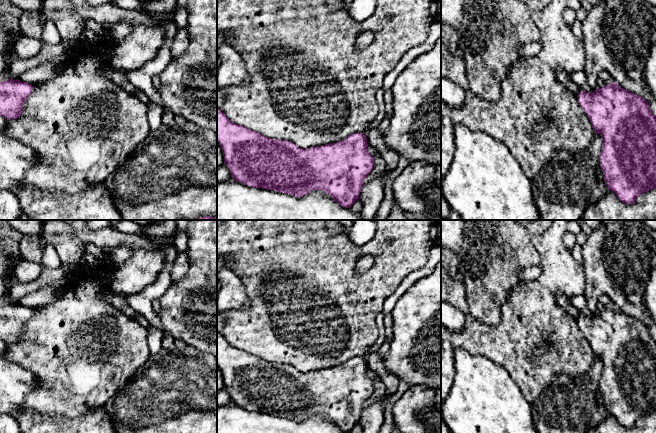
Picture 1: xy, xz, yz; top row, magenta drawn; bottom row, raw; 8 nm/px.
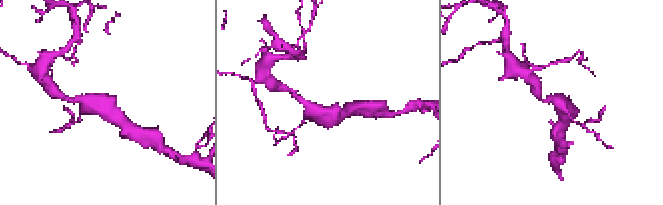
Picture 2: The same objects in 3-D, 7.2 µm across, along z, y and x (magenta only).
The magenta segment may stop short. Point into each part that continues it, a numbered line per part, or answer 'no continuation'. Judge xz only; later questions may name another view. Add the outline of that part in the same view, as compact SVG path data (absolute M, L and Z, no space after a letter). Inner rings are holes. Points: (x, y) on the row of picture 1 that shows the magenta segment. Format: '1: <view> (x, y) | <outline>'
no continuation

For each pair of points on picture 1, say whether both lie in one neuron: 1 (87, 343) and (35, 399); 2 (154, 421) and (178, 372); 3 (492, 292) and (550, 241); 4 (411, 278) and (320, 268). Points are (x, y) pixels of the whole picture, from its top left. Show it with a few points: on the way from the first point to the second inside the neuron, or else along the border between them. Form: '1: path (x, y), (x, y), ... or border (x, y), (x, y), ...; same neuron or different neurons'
1: path (77, 357), (49, 385); same neuron
2: path (164, 409), (178, 395), (178, 384); same neuron
3: border (546, 230), (536, 234), (532, 239), (540, 264); different neurons
4: border (425, 264), (410, 272), (390, 295); different neurons

